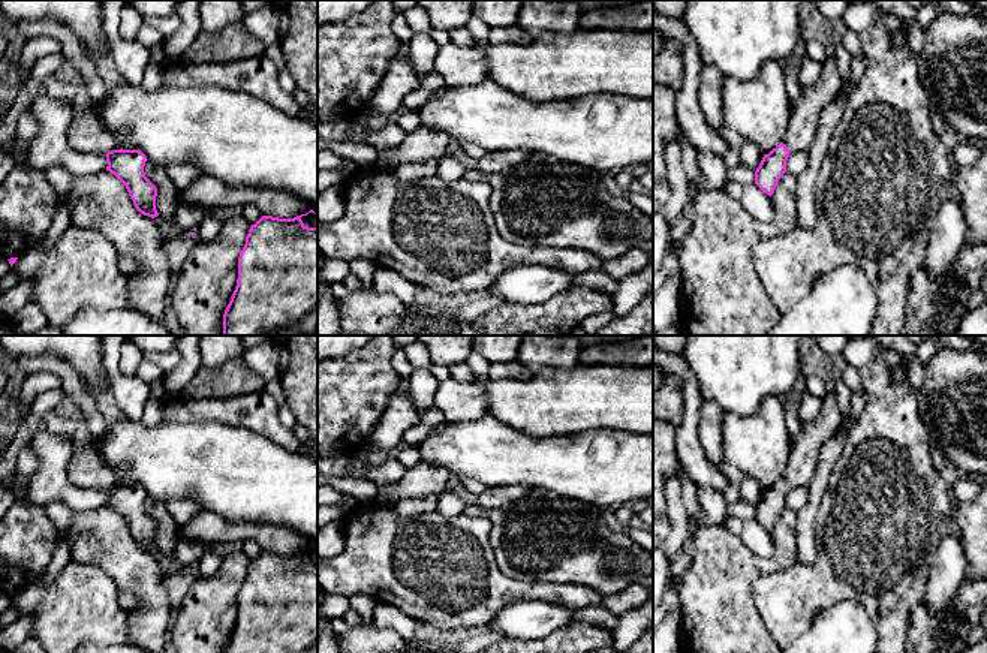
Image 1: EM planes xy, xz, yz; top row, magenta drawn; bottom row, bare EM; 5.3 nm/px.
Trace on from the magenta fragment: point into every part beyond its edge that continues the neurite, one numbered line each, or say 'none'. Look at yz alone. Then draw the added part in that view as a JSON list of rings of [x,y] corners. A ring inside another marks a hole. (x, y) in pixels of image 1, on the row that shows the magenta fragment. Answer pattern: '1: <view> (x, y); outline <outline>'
1: yz (803, 125); outline [[[836,57],[822,61],[821,75],[816,82],[806,90],[804,96],[792,102],[792,117],[783,144],[789,153],[807,151],[815,139],[818,121],[822,109],[831,103],[842,85]]]

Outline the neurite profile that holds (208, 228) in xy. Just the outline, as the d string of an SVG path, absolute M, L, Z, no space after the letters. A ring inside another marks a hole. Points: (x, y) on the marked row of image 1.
M208 214L199 222L195 231L195 238L201 241L213 241L220 232L220 228L222 222L216 216Z

